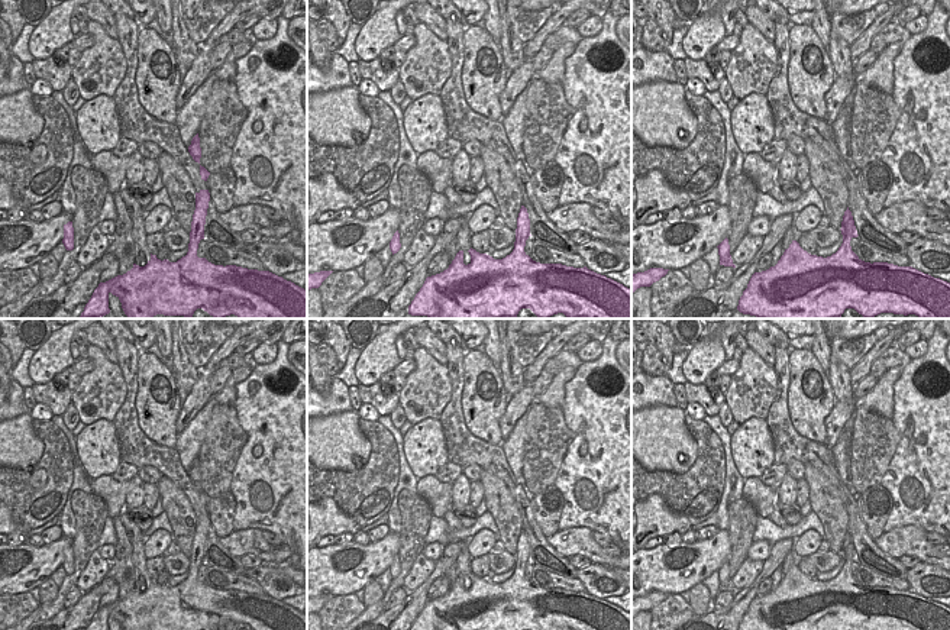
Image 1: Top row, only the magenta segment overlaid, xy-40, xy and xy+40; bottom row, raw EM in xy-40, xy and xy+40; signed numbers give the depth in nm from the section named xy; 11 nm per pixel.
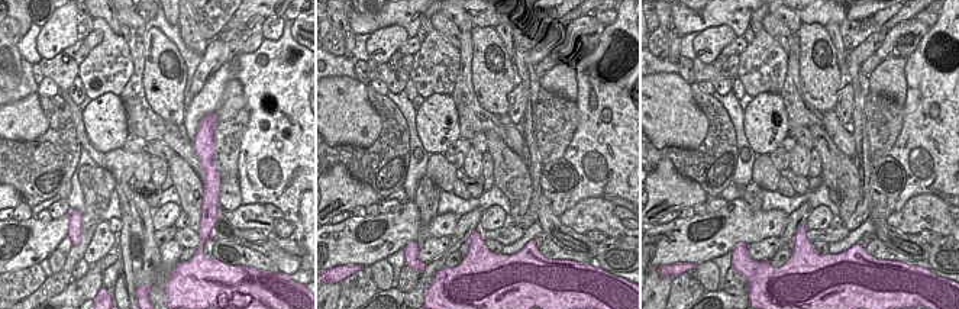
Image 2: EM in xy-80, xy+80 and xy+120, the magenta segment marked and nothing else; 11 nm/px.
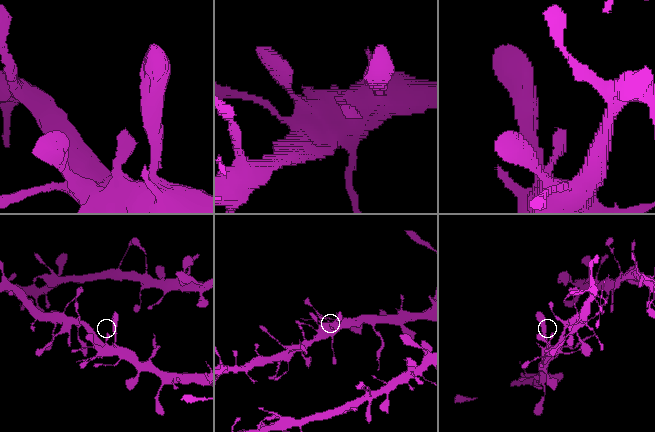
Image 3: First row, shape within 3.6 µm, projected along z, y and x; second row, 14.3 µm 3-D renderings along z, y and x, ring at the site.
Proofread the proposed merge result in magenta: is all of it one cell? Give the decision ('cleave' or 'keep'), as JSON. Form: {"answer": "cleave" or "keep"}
{"answer": "keep"}

